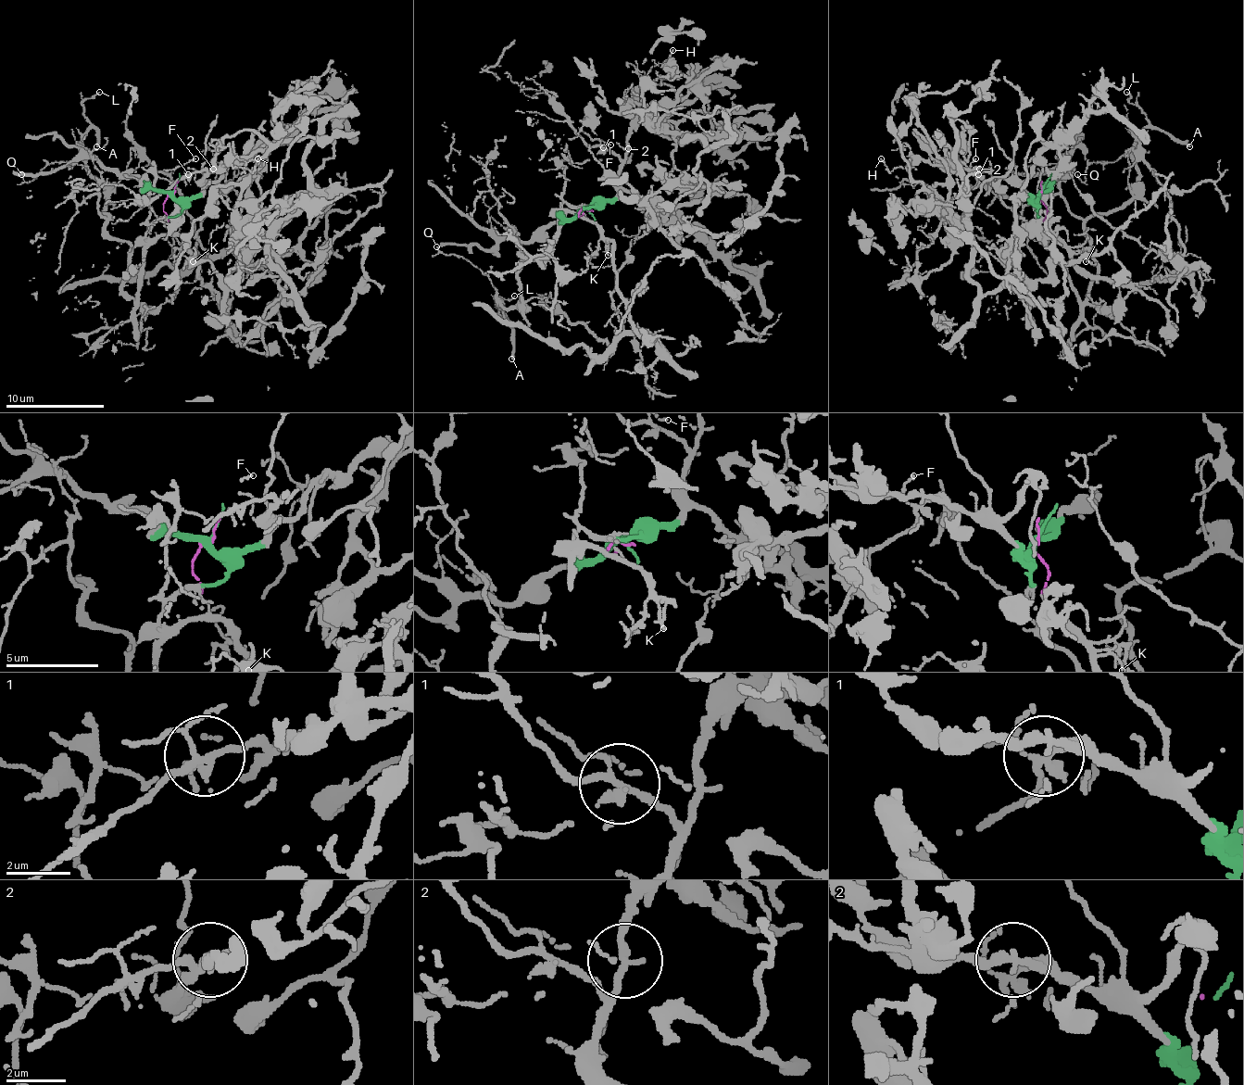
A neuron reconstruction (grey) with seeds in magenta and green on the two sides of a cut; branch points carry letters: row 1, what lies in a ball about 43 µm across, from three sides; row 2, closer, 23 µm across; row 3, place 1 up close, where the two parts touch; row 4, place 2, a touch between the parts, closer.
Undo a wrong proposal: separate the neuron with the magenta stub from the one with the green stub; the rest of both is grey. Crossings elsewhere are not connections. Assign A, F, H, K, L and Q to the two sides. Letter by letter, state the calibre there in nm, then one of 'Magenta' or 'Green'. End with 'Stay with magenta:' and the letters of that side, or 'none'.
A: Thickness 240 nm. Magenta
F: Thickness 110 nm. Green
H: Thickness 100 nm. Green
K: Thickness 90 nm. Magenta
L: Thickness 120 nm. Magenta
Q: Thickness 60 nm. Magenta
Stay with magenta: A, K, L, Q

